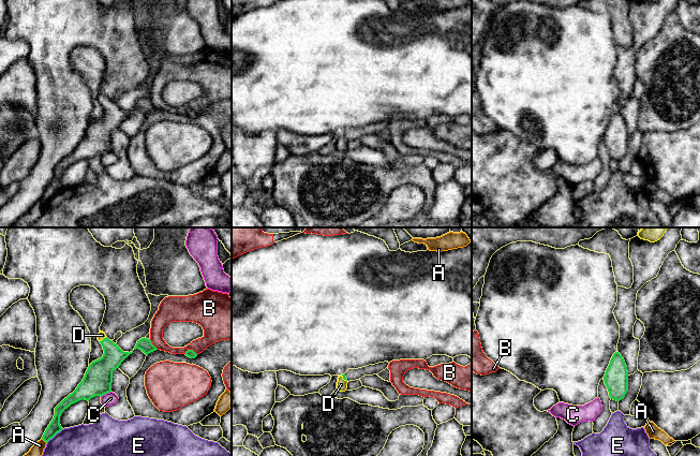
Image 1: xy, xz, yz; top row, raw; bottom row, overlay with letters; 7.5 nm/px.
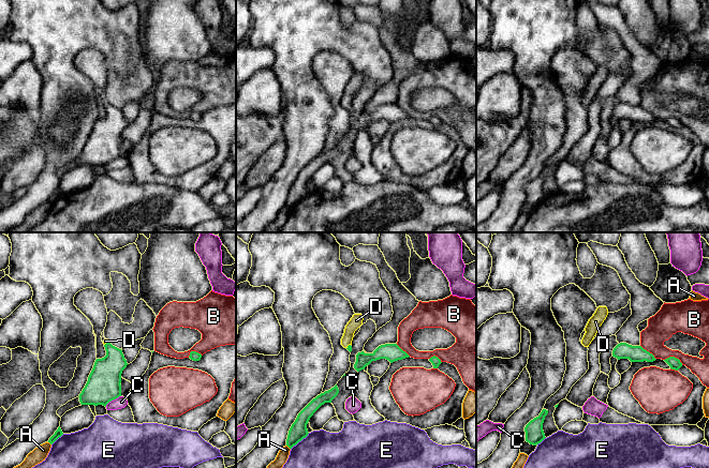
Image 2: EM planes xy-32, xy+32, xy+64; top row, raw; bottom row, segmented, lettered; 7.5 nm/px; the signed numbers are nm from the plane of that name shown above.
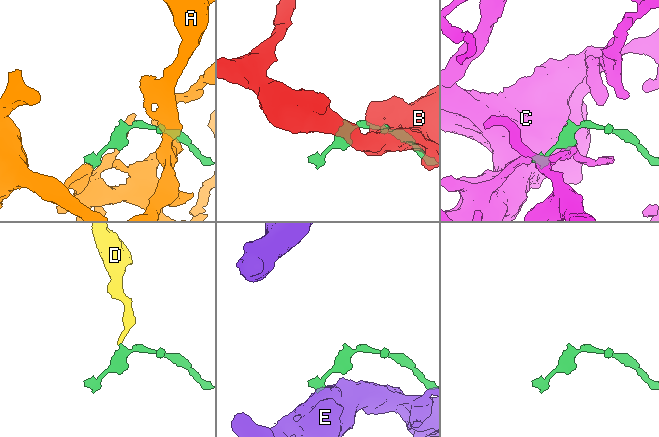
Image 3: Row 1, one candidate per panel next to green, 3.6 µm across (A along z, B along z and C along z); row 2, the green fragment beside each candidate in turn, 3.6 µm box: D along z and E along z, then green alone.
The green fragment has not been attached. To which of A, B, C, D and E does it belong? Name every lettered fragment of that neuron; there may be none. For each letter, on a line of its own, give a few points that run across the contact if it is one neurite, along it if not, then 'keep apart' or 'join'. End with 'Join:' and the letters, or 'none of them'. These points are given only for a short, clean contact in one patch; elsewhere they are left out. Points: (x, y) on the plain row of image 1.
A: keep apart
B: keep apart
C: keep apart
D: line xz (344, 136), (343, 137), (341, 144); join
E: line xy (62, 188), (46, 202); keep apart
Join: D

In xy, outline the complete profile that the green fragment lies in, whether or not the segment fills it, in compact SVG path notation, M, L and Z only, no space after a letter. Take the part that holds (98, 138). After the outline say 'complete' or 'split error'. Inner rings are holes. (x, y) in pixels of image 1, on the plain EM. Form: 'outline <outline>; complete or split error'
outline M101 90L98 100L103 106L104 114L89 124L76 149L55 167L54 178L42 196L46 203L63 189L60 185L60 176L71 164L83 159L89 161L95 156L102 157L111 151L113 131L119 128L121 122L133 113L133 111L130 113L123 112Z; split error

